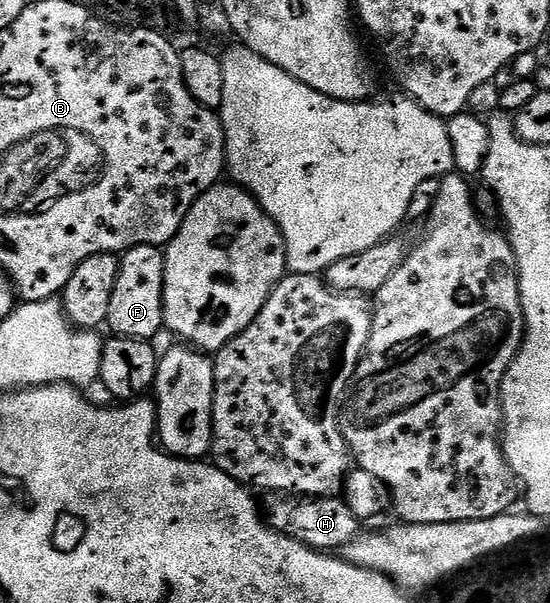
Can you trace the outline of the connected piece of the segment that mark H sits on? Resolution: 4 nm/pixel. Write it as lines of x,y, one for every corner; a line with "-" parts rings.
271,495
266,500
267,502
261,505
261,509
269,528
289,539
297,539
297,543
307,545
310,549
337,551
349,543
353,543
353,539
357,539
361,532
359,517
353,515
353,511
347,506
347,502
342,496

